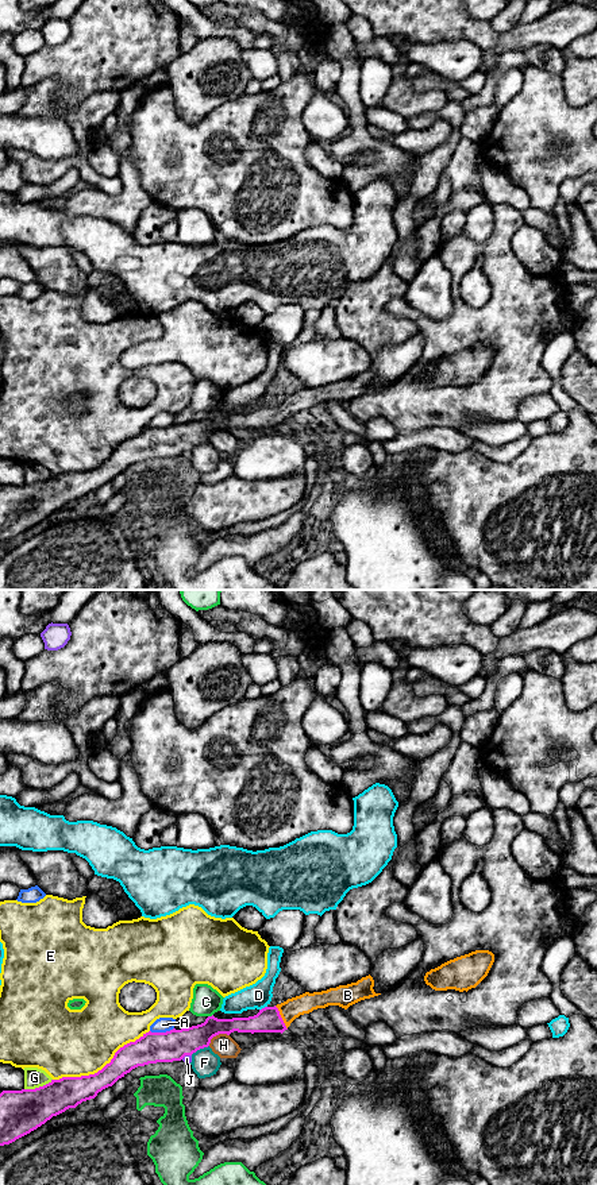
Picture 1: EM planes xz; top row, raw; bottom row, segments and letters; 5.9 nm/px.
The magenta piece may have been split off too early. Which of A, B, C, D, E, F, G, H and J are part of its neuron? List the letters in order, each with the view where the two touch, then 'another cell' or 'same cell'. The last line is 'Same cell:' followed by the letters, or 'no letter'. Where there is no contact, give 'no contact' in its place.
A: contact in xz; another cell
B: contact in xz; same cell
C: contact in xz; another cell
D: contact in xz; another cell
E: contact in xz; another cell
F: contact in xz; another cell
G: contact in xz; another cell
H: contact in xz; another cell
J: contact in xz; another cell
Same cell: B

